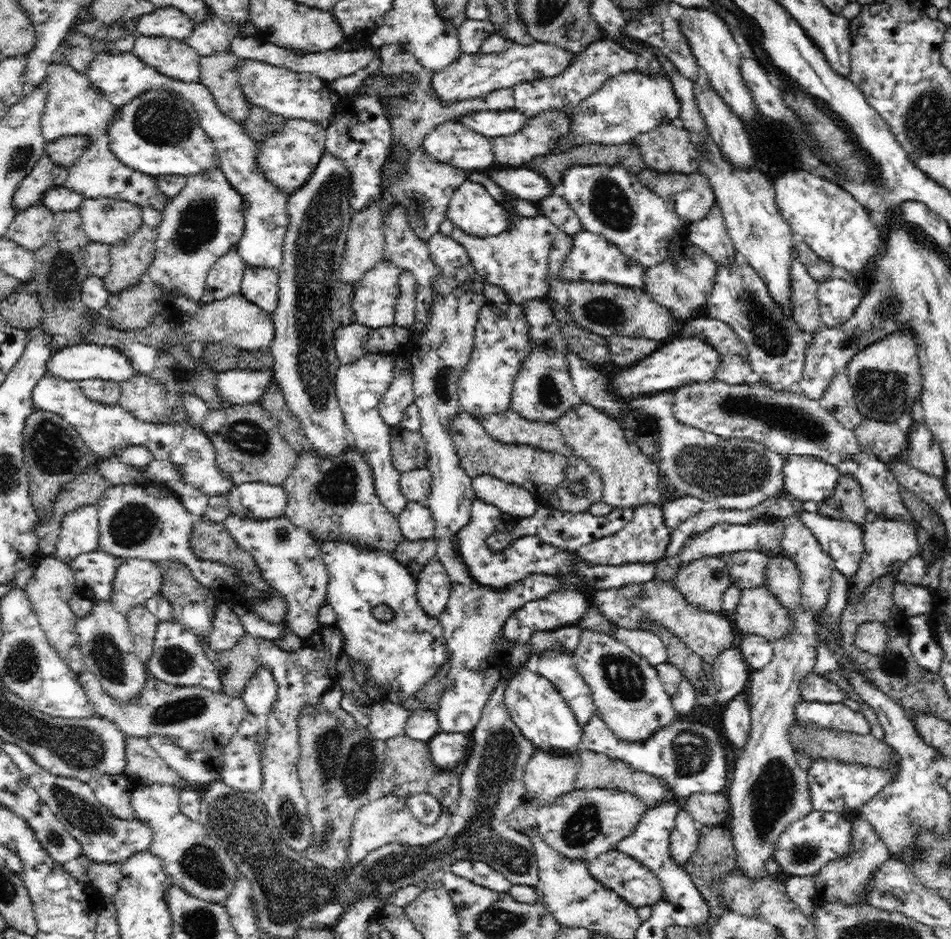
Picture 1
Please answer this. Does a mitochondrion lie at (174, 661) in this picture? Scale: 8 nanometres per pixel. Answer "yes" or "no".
yes

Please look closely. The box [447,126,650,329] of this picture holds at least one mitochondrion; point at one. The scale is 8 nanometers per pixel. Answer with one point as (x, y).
(611, 207)

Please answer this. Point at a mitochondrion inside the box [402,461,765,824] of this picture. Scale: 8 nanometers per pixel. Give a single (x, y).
(625, 677)

